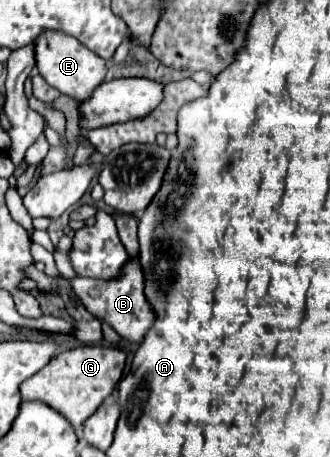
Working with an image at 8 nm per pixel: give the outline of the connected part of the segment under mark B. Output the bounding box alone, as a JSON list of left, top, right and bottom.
[70,258,156,344]

